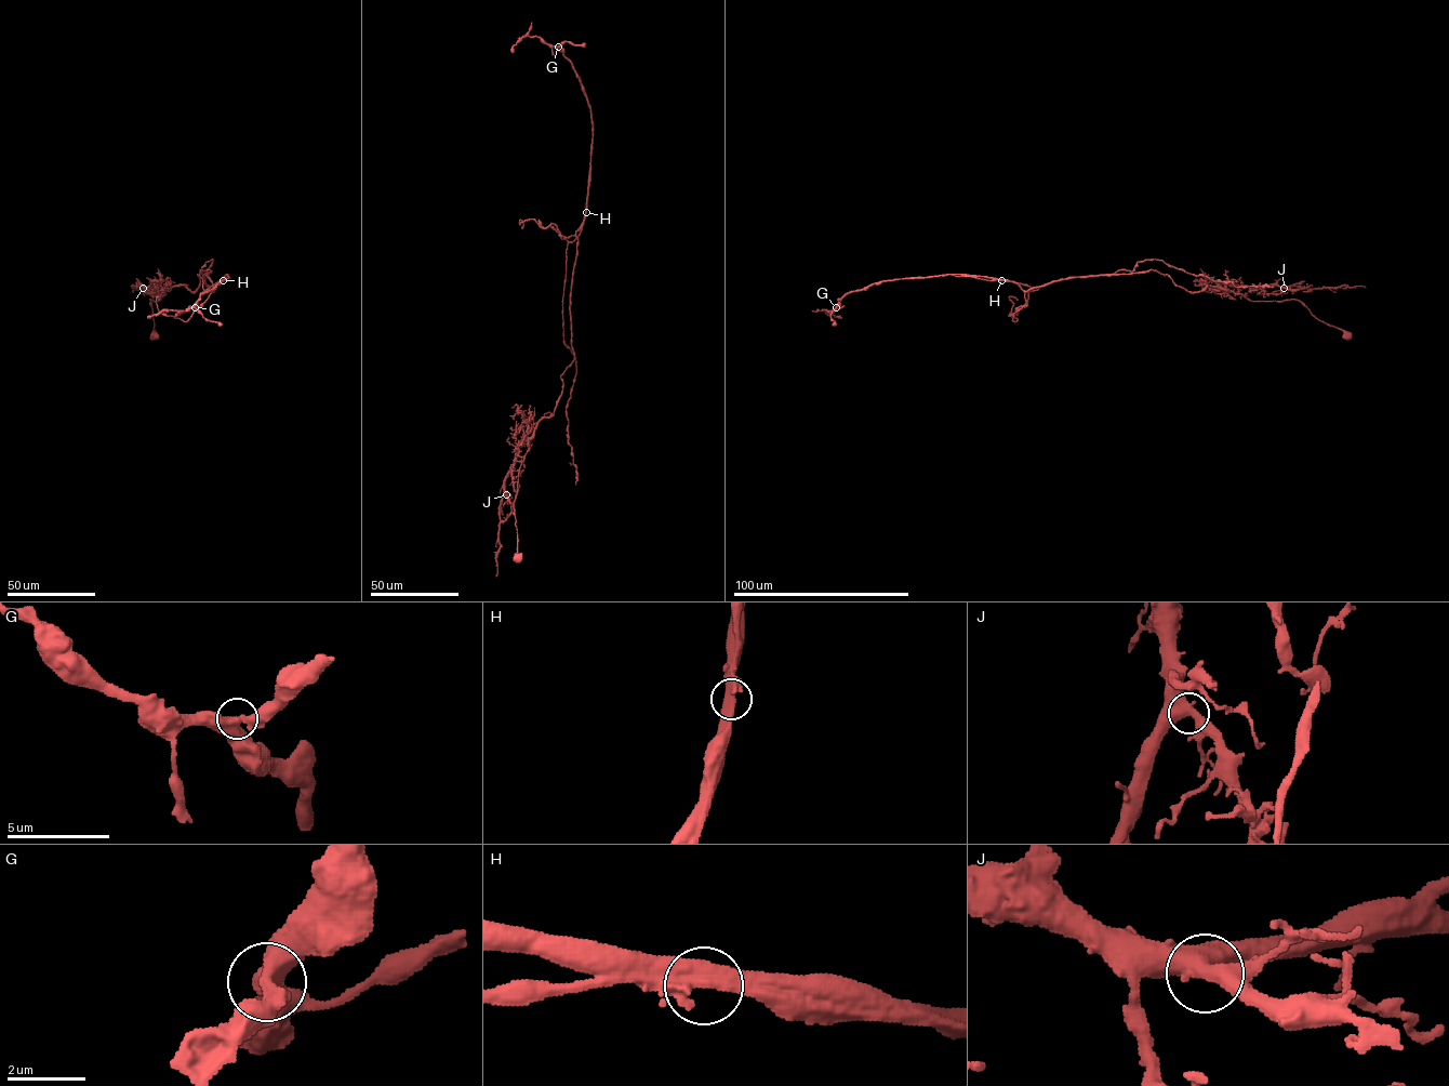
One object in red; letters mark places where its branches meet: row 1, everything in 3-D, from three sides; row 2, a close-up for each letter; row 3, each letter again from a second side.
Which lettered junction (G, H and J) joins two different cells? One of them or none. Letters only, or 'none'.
H

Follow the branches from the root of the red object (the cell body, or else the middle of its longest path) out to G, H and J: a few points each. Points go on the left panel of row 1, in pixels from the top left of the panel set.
G: (154, 336), (150, 300), (180, 285), (195, 292), (204, 270), (213, 291), (228, 276), (195, 307)
H: (154, 336), (150, 300), (180, 285), (195, 292), (204, 270), (213, 291), (223, 280)
J: (154, 336), (150, 300), (159, 301), (164, 290), (160, 285), (141, 285), (143, 288)

